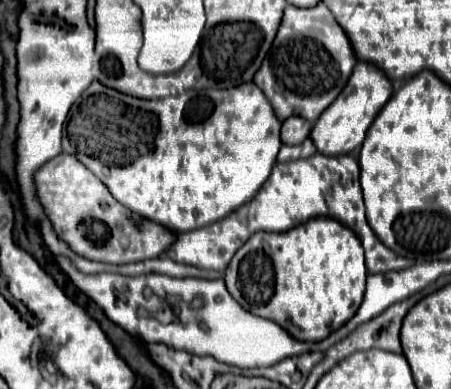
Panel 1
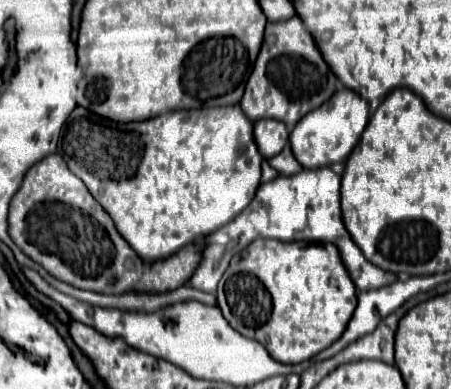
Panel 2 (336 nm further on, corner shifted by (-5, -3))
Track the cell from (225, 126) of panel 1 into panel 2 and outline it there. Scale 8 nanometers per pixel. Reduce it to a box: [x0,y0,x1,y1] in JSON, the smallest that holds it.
[58,105,262,261]

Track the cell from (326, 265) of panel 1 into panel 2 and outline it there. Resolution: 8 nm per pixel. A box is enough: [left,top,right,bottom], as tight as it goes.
[216,239,356,365]

